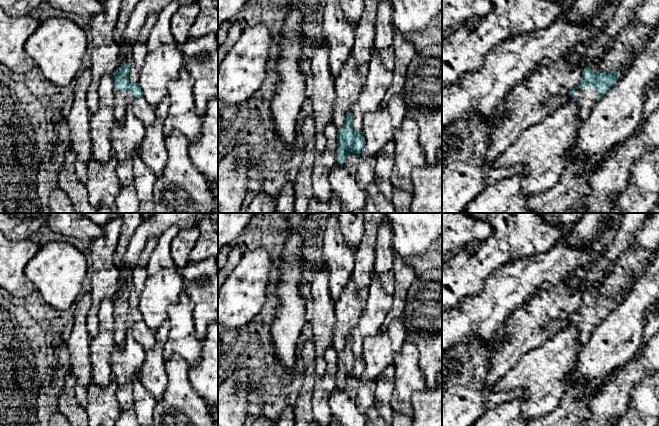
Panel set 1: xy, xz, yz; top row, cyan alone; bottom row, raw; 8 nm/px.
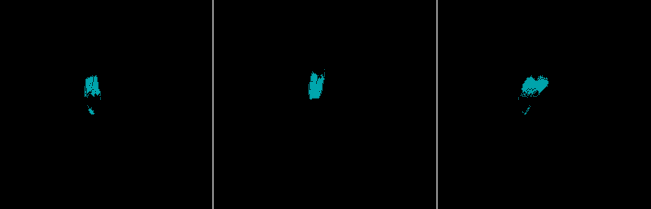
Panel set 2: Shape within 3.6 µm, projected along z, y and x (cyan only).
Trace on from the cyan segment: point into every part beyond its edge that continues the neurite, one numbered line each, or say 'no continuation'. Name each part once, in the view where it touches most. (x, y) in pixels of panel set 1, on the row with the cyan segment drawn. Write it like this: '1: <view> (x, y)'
1: yz (594, 67)
2: yz (585, 98)

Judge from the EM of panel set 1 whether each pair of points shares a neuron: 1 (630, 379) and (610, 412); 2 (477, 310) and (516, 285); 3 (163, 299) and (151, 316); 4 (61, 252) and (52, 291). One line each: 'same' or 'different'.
1: same
2: same
3: same
4: same

